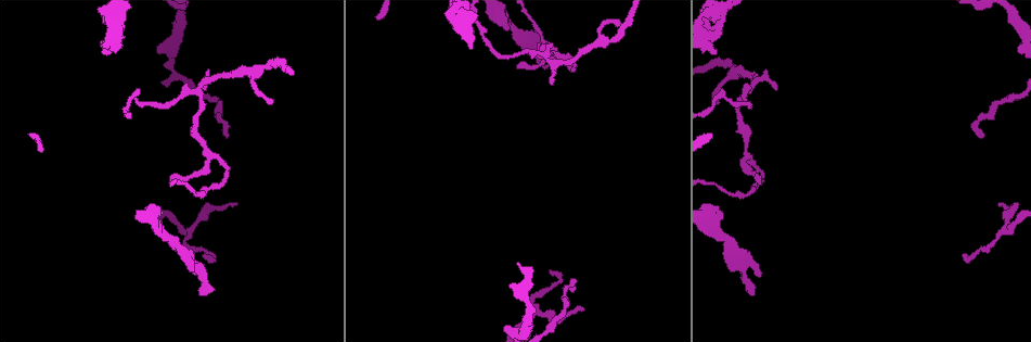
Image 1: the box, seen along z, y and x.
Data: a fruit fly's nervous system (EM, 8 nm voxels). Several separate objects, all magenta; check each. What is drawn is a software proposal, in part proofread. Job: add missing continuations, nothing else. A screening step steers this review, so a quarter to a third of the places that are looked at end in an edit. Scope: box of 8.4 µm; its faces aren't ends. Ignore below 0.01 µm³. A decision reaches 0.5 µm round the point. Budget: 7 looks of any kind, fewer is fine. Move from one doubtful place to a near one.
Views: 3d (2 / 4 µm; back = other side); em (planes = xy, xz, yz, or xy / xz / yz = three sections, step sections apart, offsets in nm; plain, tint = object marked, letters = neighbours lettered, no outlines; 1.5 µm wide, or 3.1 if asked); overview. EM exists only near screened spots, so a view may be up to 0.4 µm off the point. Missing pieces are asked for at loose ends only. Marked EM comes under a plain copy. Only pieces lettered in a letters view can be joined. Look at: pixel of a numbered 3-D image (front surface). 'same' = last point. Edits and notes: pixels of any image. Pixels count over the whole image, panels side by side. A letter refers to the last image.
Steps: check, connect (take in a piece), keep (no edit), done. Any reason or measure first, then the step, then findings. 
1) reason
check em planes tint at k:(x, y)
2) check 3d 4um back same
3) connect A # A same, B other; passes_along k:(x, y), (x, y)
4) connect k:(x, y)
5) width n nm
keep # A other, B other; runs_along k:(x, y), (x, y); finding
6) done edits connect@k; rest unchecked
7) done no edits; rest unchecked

tapers out
check em yz step 8 letters at 1:(718, 103)

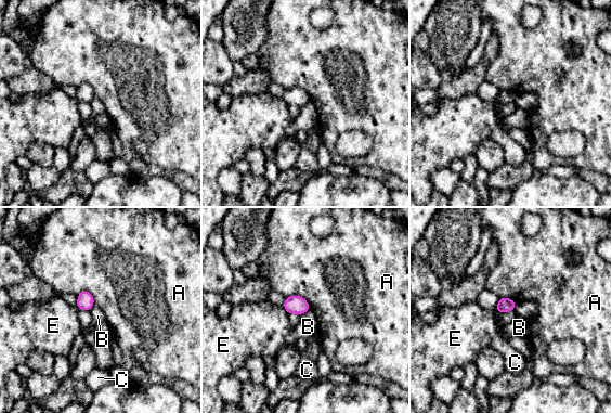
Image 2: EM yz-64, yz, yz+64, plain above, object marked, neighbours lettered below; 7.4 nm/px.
keep # A other, B other, C other, E other; border 2:(94, 298), (94, 304), (89, 310); none of them fits

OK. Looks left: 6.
free end
check em planes letters at 1:(721, 32)

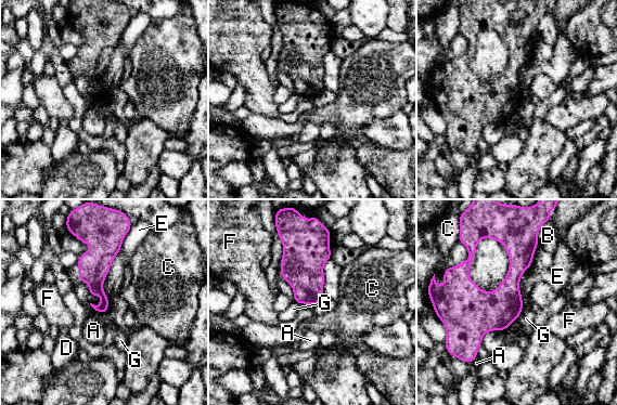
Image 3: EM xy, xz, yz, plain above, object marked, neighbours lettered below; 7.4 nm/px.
longest_contact E 500 nm
keep # A other, B other, C other, D other, E other, F other, G other; border 3:(128, 232), (102, 286), (108, 298); none of them fits

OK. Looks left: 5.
free end
check em yz step 8 letters at 1:(758, 276)

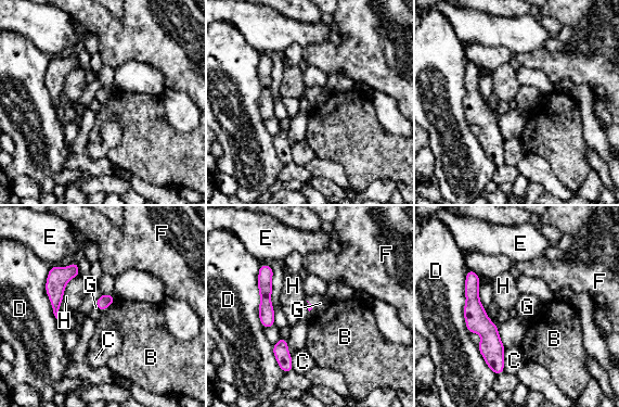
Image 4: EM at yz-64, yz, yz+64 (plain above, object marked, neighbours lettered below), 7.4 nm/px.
check em planes letters same

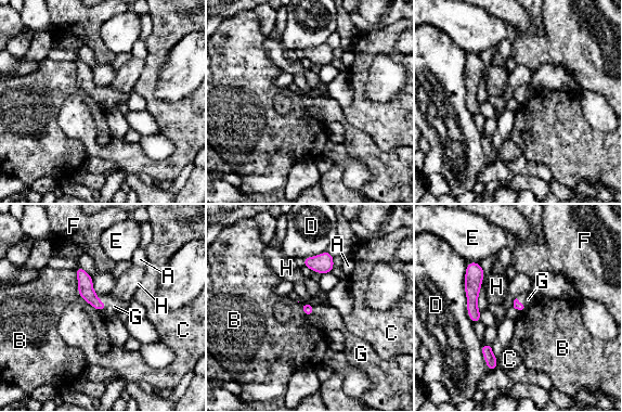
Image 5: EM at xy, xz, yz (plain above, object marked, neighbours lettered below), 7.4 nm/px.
connect 5:(114, 306) # A other, B other, C other, D other, E other, F other, G same, H other; passes_along 5:(86, 290), (104, 303), (114, 306); it goes on there

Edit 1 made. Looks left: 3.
done edits connect@5; rest unchecked

